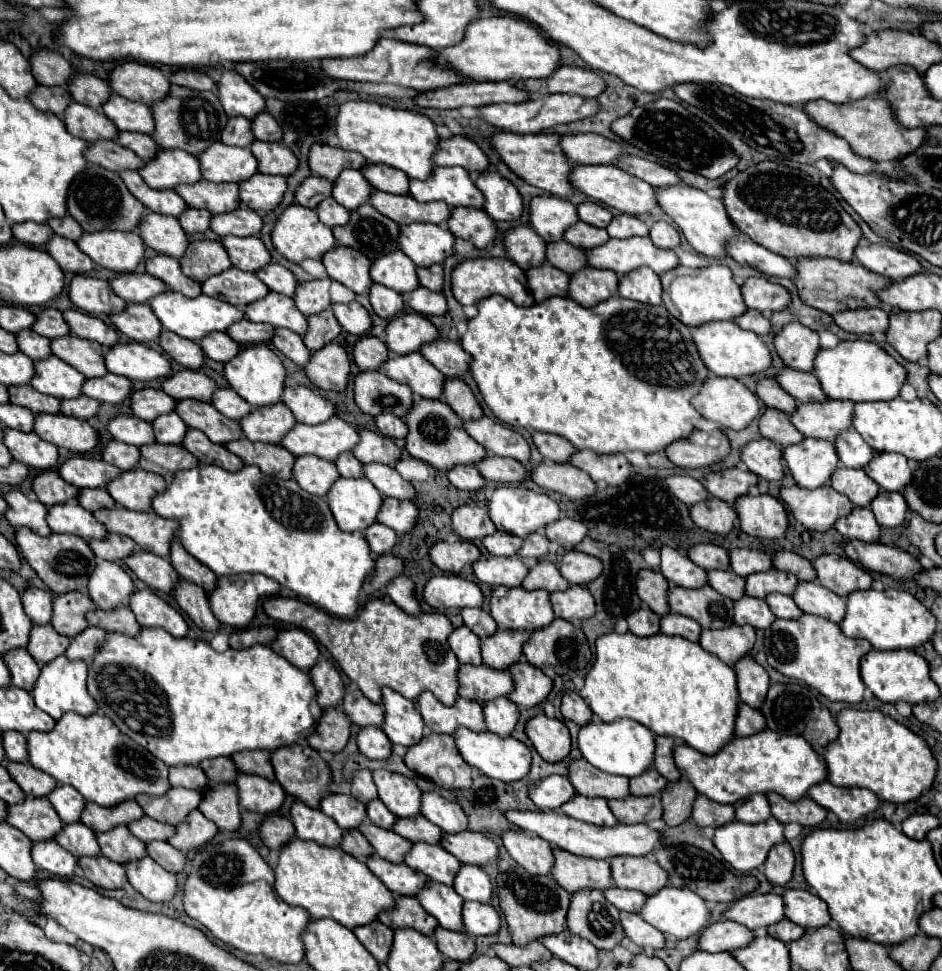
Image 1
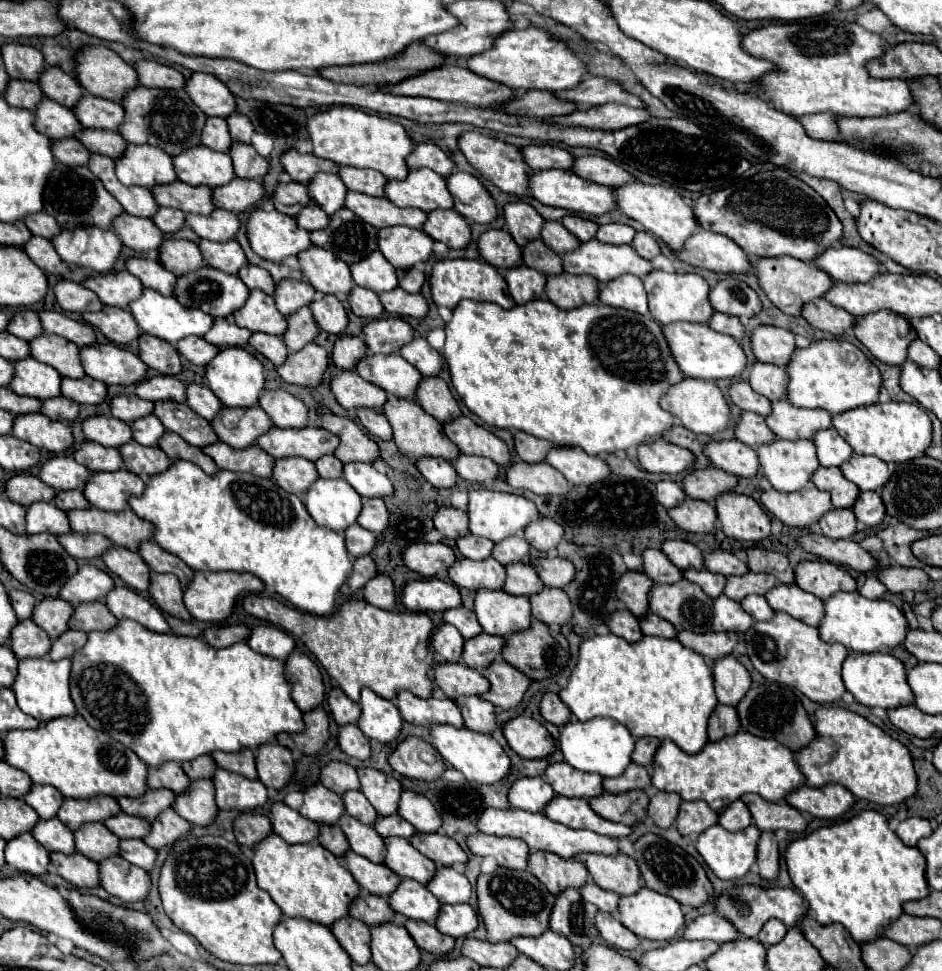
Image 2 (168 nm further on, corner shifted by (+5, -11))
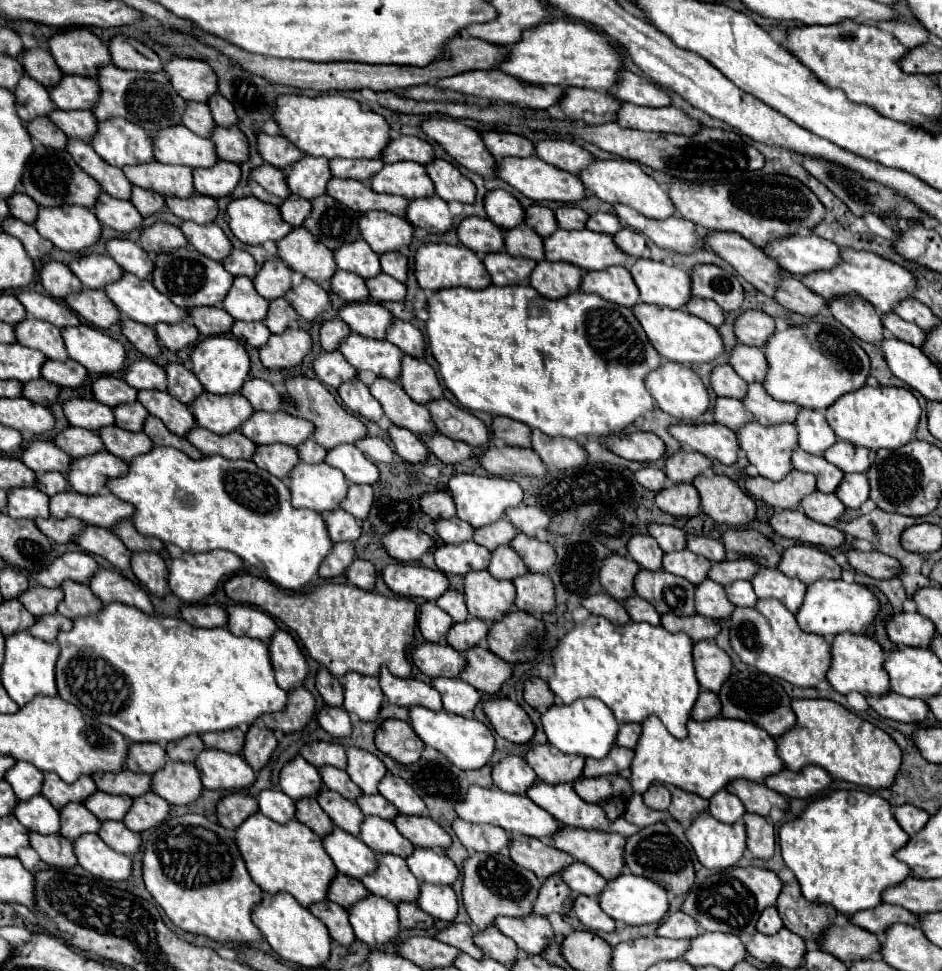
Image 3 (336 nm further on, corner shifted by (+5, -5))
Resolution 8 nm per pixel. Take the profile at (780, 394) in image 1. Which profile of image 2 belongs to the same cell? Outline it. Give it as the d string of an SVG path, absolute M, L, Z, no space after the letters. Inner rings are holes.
M732 380L730 384L730 400L740 408L740 410L750 410L760 416L768 416L768 398L756 394L748 382L742 380Z

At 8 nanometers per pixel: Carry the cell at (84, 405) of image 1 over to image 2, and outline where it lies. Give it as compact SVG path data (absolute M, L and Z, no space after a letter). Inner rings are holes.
M54 396L54 398L48 398L42 402L40 412L52 420L72 422L78 416L78 404L64 396Z

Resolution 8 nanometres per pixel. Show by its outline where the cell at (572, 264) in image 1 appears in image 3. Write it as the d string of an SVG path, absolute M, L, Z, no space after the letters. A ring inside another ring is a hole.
M520 224L504 234L506 252L512 256L524 256L532 258L534 262L542 262L546 258L544 254L544 240L530 230L526 224Z

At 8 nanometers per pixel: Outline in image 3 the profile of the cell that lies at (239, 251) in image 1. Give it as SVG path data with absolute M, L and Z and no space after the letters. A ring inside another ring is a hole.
M182 222L180 230L200 254L206 254L212 260L222 262L224 258L228 258L228 254L234 248L230 238L224 234L224 230L218 224L200 226L196 222Z

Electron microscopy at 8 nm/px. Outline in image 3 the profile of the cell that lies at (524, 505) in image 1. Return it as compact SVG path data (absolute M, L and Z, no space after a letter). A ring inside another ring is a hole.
M456 474L448 482L448 490L452 492L452 498L456 502L456 516L474 528L488 526L492 522L498 522L500 518L506 518L508 508L516 508L522 504L524 492L514 480L504 480L500 476L476 476L476 474Z

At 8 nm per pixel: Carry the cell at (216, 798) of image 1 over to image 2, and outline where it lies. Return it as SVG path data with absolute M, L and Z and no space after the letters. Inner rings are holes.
M192 780L188 790L176 794L172 808L188 822L206 826L216 818L214 784L212 780Z

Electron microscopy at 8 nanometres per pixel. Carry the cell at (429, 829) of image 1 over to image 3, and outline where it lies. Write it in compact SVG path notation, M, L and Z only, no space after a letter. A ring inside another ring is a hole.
M376 794L376 796L360 796L358 800L356 800L356 804L360 806L360 810L366 814L366 816L380 816L380 818L384 818L384 820L394 820L400 812L386 800L386 798L382 798L380 794Z

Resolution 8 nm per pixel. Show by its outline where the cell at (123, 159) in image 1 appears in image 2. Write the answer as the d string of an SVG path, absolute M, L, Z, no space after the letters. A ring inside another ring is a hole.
M76 138L52 140L52 154L58 162L68 166L86 166L90 152Z

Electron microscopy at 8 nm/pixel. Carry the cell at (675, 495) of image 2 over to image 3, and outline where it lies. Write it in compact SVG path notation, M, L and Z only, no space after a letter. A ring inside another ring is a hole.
M646 466L646 468L638 470L638 472L636 472L636 480L638 480L644 488L648 488L648 490L652 490L652 492L660 492L660 490L664 490L664 486L668 486L666 474L664 474L662 470L658 470L658 468L652 468L652 466Z

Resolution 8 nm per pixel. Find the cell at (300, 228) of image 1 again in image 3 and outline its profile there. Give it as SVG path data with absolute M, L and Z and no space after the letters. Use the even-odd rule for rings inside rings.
M254 196L228 204L228 224L234 236L250 246L260 246L268 240L278 242L294 230L280 218L280 210L274 204L264 204Z

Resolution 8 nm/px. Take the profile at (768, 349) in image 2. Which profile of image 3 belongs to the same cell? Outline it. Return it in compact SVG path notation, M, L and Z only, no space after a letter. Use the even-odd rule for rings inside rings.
M746 310L734 324L738 340L746 346L764 348L764 342L776 332L776 322L772 316L760 310Z

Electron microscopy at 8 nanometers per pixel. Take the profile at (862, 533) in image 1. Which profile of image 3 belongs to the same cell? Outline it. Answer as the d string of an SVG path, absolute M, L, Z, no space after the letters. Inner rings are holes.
M814 492L806 496L800 504L800 508L806 512L808 518L820 522L820 524L836 524L838 518L844 514L844 504L834 494L822 494Z

